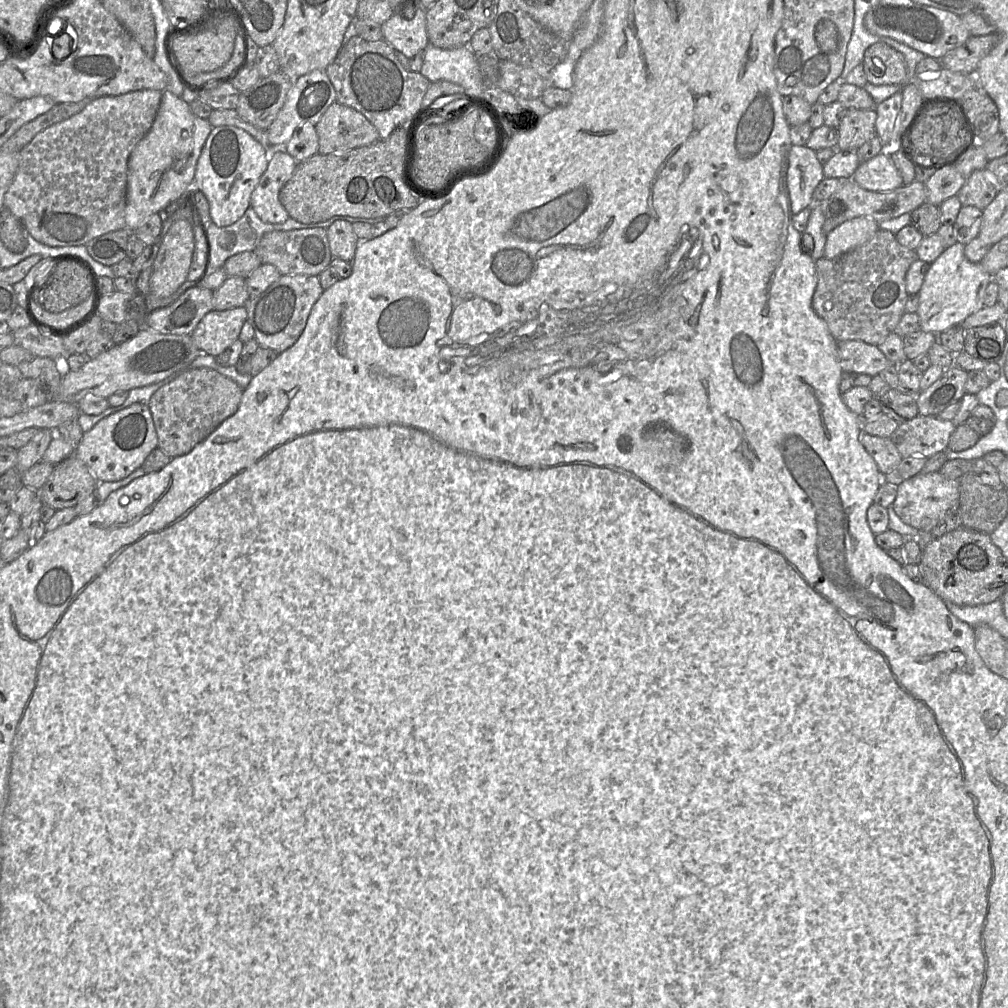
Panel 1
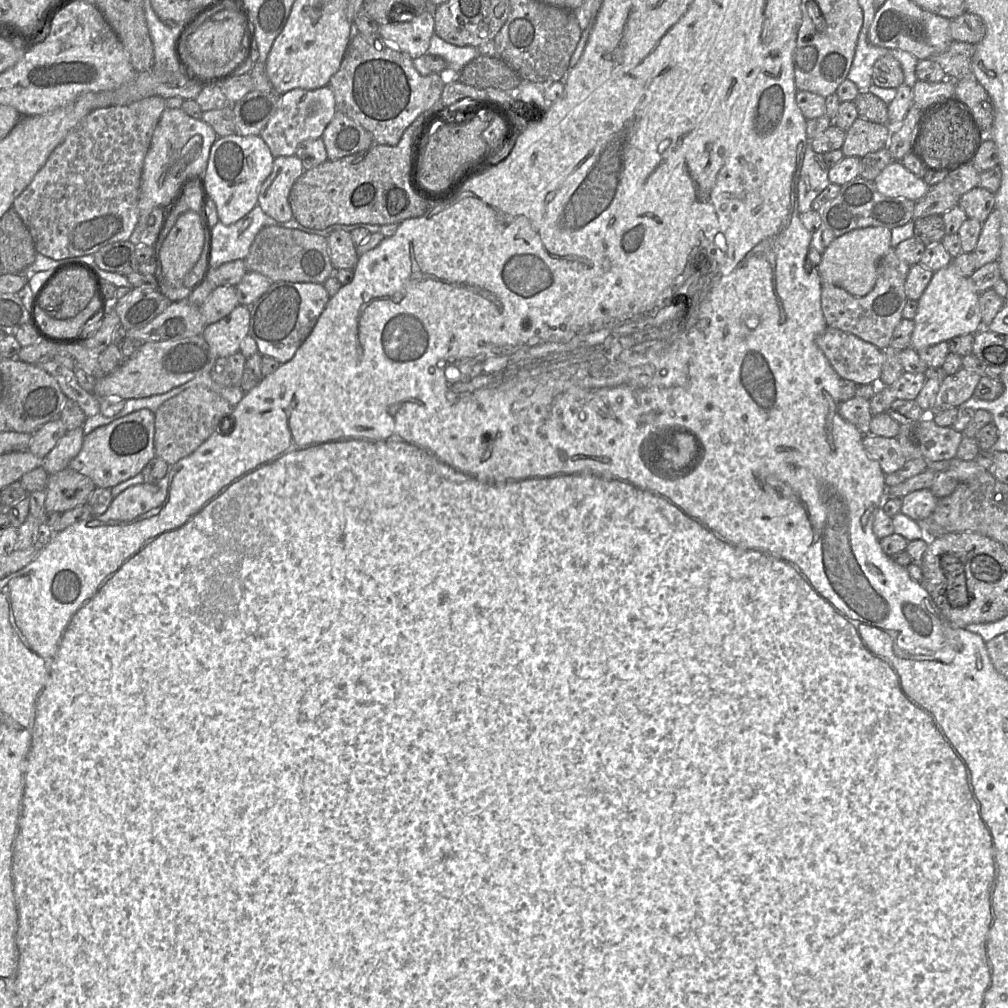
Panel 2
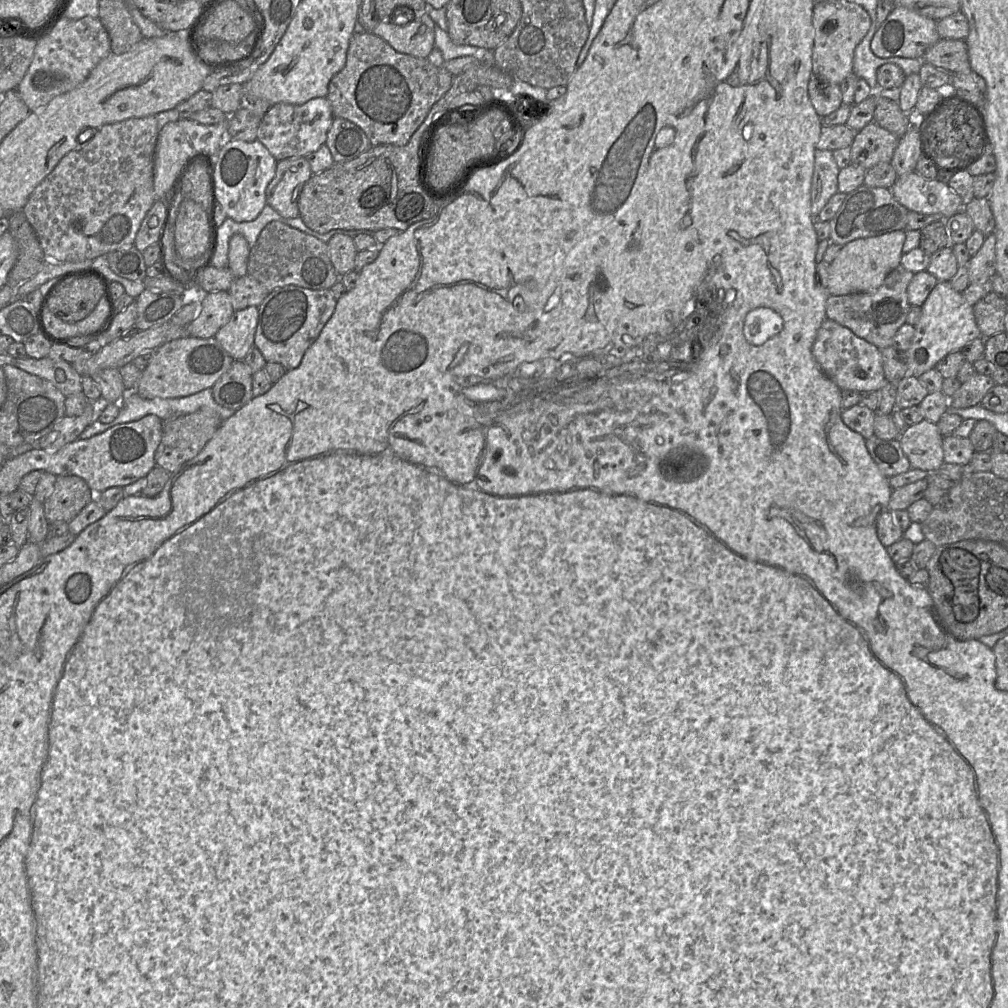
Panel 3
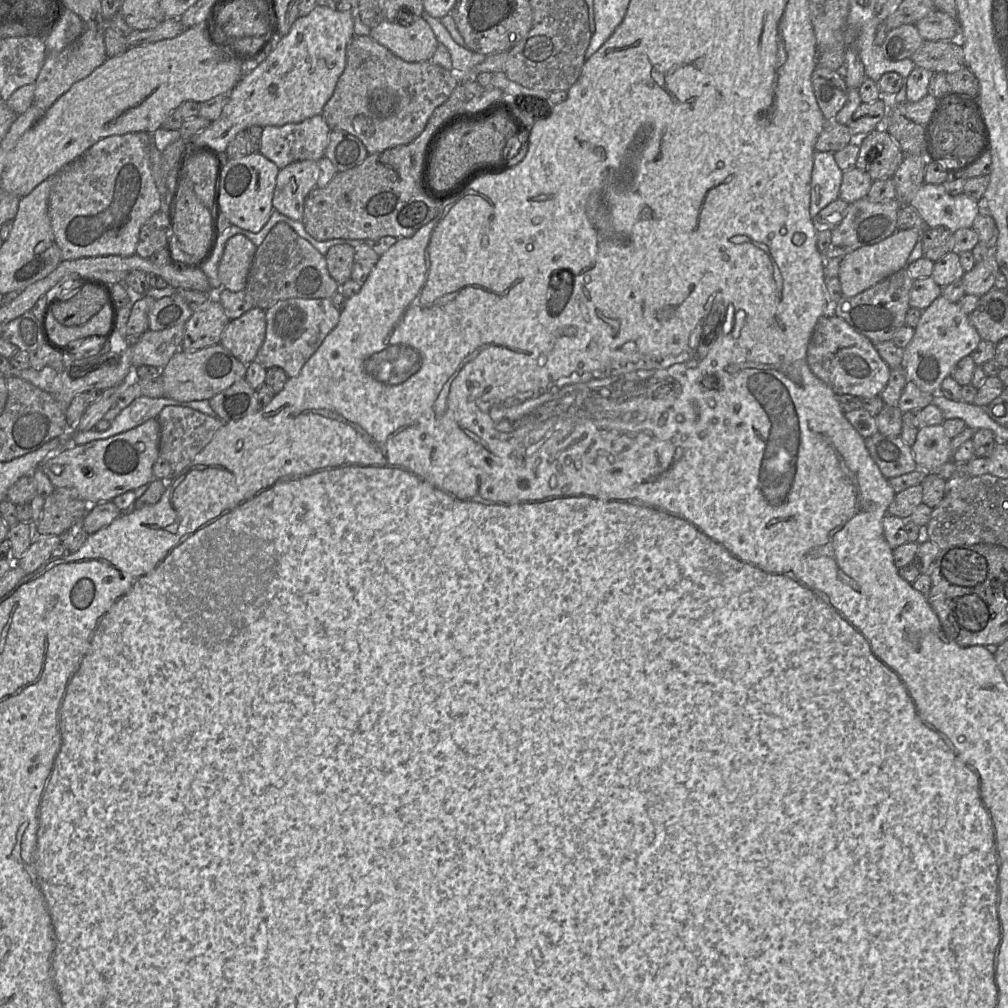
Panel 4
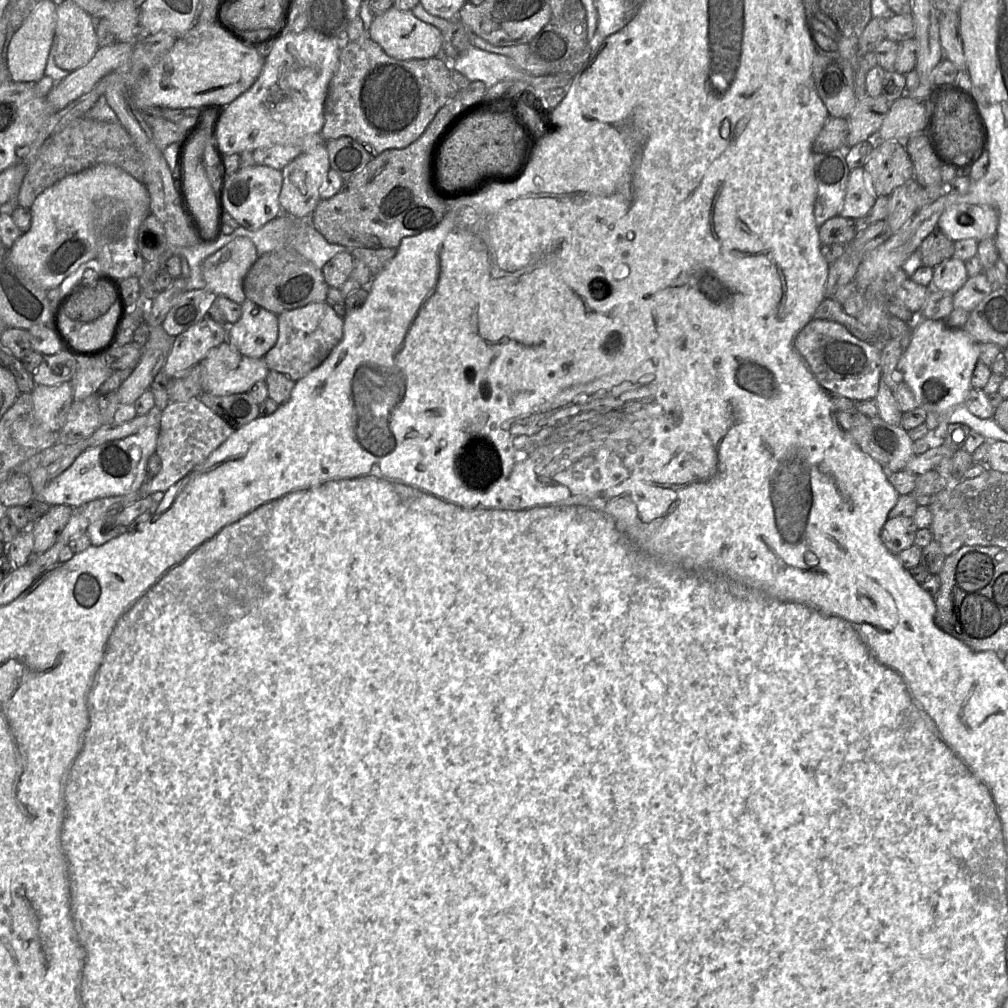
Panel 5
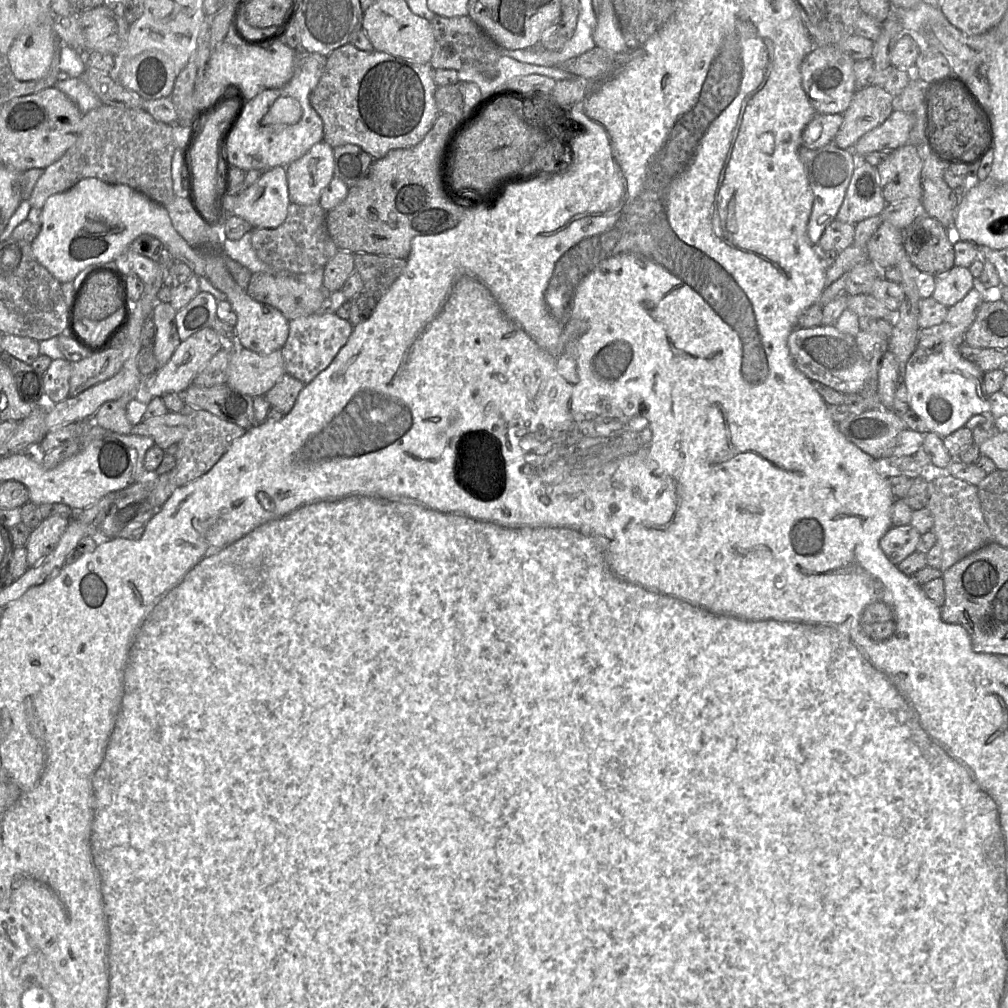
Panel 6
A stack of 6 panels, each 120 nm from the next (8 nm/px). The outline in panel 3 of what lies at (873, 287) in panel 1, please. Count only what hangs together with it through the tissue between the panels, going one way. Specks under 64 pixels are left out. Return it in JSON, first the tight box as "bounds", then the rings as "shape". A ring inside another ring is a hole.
{"bounds":[826,265,914,350],"shape":[[[899,265],[892,270],[880,287],[870,293],[829,295],[826,318],[850,329],[856,336],[875,345],[880,350],[891,346],[898,329],[906,323],[910,310],[907,290],[914,273]]]}

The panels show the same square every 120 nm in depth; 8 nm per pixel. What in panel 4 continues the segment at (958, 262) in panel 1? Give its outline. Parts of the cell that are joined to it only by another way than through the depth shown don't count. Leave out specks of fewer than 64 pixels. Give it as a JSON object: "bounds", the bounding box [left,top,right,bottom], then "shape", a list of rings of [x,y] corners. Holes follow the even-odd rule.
{"bounds":[903,295,981,394],"shape":[[[940,295],[922,311],[914,336],[904,349],[903,370],[906,379],[922,391],[938,394],[943,380],[951,376],[963,357],[971,355],[981,340],[969,316],[959,305]]]}

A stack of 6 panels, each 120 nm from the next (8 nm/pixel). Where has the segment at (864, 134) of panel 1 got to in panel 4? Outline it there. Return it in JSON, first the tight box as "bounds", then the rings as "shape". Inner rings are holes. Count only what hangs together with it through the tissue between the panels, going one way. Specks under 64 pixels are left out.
{"bounds":[855,127,904,179],"shape":[[[882,127],[858,139],[859,154],[855,167],[869,174],[871,179],[893,178],[904,159],[904,154]]]}

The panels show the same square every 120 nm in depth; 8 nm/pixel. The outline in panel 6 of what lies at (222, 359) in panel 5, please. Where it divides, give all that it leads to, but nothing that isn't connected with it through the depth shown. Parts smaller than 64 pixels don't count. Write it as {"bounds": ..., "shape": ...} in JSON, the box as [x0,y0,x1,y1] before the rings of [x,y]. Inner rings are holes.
{"bounds":[226,346,285,397],"shape":[[[238,346],[231,352],[226,384],[252,397],[265,396],[285,374],[281,349],[259,354]]]}

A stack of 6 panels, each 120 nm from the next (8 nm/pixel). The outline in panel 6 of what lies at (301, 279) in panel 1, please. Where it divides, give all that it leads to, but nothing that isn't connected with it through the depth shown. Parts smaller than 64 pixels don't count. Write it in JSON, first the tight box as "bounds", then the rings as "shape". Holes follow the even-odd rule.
{"bounds":[281,313,354,385],"shape":[[[314,313],[289,320],[289,335],[281,352],[286,373],[305,385],[325,370],[348,341],[354,326],[336,313]]]}

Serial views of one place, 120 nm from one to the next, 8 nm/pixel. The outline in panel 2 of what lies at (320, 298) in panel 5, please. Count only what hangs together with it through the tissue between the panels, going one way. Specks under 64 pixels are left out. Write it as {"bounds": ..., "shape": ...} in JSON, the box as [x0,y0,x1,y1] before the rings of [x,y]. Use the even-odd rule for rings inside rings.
{"bounds":[244,226,334,283],"shape":[[[266,226],[255,236],[244,259],[247,271],[258,272],[271,282],[320,283],[334,274],[327,238],[281,226]]]}

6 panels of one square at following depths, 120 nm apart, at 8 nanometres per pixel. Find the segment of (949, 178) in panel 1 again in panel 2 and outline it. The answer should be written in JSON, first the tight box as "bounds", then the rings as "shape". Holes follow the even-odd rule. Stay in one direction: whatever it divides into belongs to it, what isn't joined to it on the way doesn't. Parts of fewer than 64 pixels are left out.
{"bounds":[913,180,960,219],"shape":[[[945,180],[930,186],[925,196],[915,204],[913,219],[930,215],[943,215],[958,205],[960,195]]]}

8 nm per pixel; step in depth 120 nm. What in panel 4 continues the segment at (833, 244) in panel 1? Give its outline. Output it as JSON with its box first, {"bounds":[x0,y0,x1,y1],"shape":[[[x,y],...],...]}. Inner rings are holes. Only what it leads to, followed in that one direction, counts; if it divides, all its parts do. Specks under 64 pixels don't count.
{"bounds":[838,227,923,297],"shape":[[[918,227],[897,230],[878,243],[862,246],[846,254],[839,265],[838,274],[842,294],[846,297],[855,296],[907,267],[909,255],[918,239],[922,238],[922,233],[923,229]]]}

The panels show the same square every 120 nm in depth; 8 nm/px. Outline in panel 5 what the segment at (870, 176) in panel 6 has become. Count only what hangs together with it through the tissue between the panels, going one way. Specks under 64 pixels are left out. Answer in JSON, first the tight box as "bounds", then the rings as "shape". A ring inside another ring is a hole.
{"bounds":[839,167,877,221],"shape":[[[863,167],[850,170],[839,215],[859,221],[871,210],[877,196],[872,178]]]}

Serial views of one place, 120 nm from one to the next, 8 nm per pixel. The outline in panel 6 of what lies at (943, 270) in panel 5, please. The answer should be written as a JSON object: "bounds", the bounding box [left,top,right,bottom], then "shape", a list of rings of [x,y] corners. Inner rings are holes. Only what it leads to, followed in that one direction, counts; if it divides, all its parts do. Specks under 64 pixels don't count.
{"bounds":[932,266,977,307],"shape":[[[954,266],[950,270],[935,276],[935,289],[932,297],[946,307],[961,301],[977,285],[966,267]]]}

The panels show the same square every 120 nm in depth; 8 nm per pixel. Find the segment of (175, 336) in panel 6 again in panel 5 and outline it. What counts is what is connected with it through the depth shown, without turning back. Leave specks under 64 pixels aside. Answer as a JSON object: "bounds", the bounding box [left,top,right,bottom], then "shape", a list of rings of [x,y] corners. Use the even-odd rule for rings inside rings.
{"bounds":[116,325,175,405],"shape":[[[162,325],[150,327],[150,334],[142,347],[142,355],[138,365],[116,390],[121,405],[133,404],[149,389],[154,377],[162,371],[175,338],[169,335]]]}

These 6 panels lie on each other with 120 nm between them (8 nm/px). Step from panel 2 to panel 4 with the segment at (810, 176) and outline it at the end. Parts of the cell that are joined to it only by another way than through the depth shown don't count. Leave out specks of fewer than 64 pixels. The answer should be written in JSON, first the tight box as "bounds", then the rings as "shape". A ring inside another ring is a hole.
{"bounds":[809,150,843,220],"shape":[[[816,150],[813,153],[809,207],[813,220],[824,207],[839,197],[843,171],[835,162],[833,154]]]}

